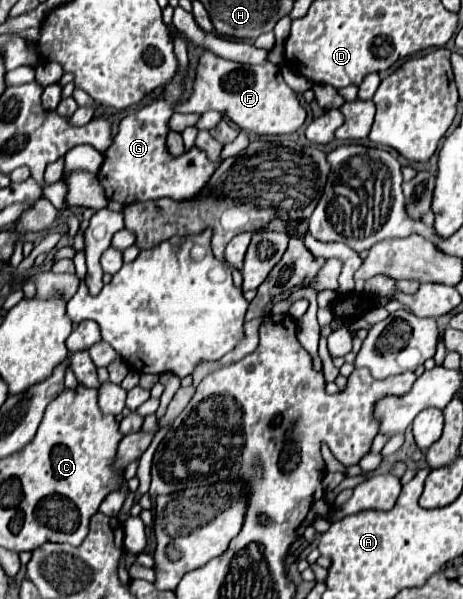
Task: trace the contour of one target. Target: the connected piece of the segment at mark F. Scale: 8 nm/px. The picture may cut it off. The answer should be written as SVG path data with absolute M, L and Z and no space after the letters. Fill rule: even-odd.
M205 51L199 67L203 69L195 79L195 89L187 101L179 103L179 113L193 113L195 95L195 109L199 109L201 113L211 109L219 111L227 119L237 123L243 131L251 131L257 135L289 135L305 123L307 113L293 89L285 83L277 65L243 65Z

